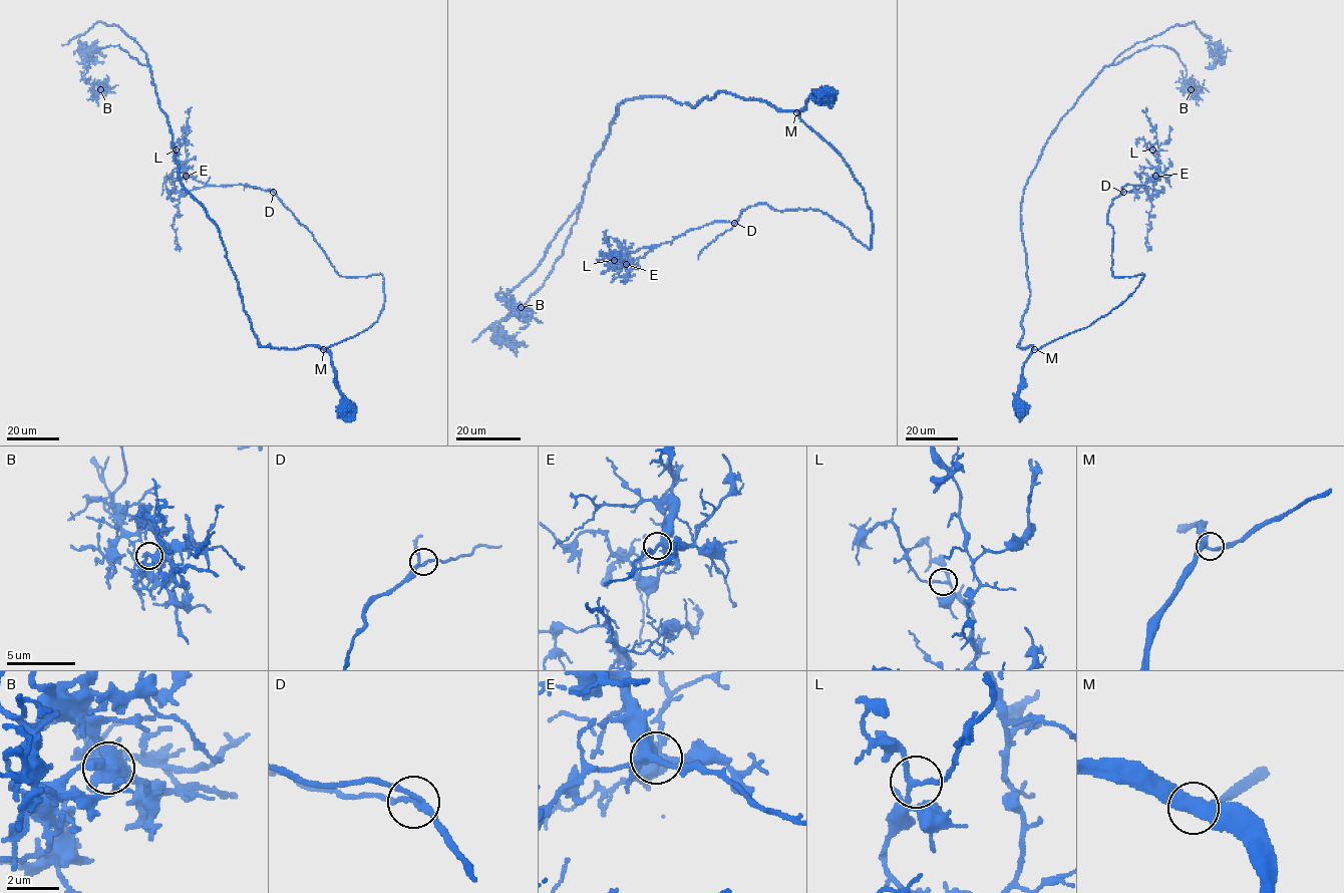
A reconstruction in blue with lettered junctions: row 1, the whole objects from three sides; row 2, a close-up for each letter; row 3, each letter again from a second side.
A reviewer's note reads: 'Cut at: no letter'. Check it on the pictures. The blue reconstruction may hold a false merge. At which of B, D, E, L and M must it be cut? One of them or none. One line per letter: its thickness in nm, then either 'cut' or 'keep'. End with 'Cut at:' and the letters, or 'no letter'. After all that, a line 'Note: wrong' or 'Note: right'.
B: 400 nm | keep
D: 170 nm | keep
E: 280 nm | keep
L: 160 nm | keep
M: 400 nm | keep
Cut at: no letter
Note: right

